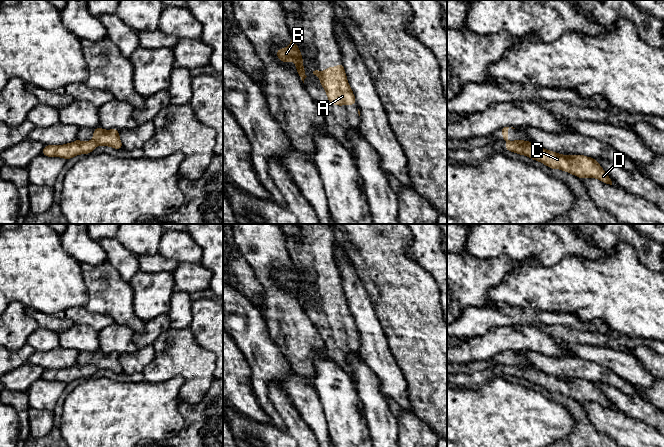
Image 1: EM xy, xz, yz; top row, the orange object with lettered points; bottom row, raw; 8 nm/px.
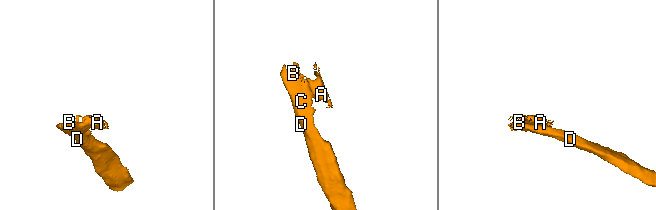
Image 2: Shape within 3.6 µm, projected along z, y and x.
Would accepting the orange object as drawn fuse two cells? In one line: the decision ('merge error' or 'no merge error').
merge error

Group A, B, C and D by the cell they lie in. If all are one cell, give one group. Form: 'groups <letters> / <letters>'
groups A / B C D

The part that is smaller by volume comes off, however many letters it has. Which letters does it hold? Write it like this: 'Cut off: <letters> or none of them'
Cut off: A

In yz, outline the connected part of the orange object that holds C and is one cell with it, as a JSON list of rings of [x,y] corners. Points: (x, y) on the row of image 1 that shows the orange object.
[[[513,141],[505,144],[505,150],[525,155],[545,164],[551,169],[560,169],[572,175],[584,178],[597,178],[603,183],[612,185],[609,175],[603,170],[595,158],[584,155],[562,155],[546,150],[530,141]]]

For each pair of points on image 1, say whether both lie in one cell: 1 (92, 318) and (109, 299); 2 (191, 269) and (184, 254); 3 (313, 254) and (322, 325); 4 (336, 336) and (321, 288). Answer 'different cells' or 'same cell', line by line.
1: different cells
2: different cells
3: same cell
4: same cell

